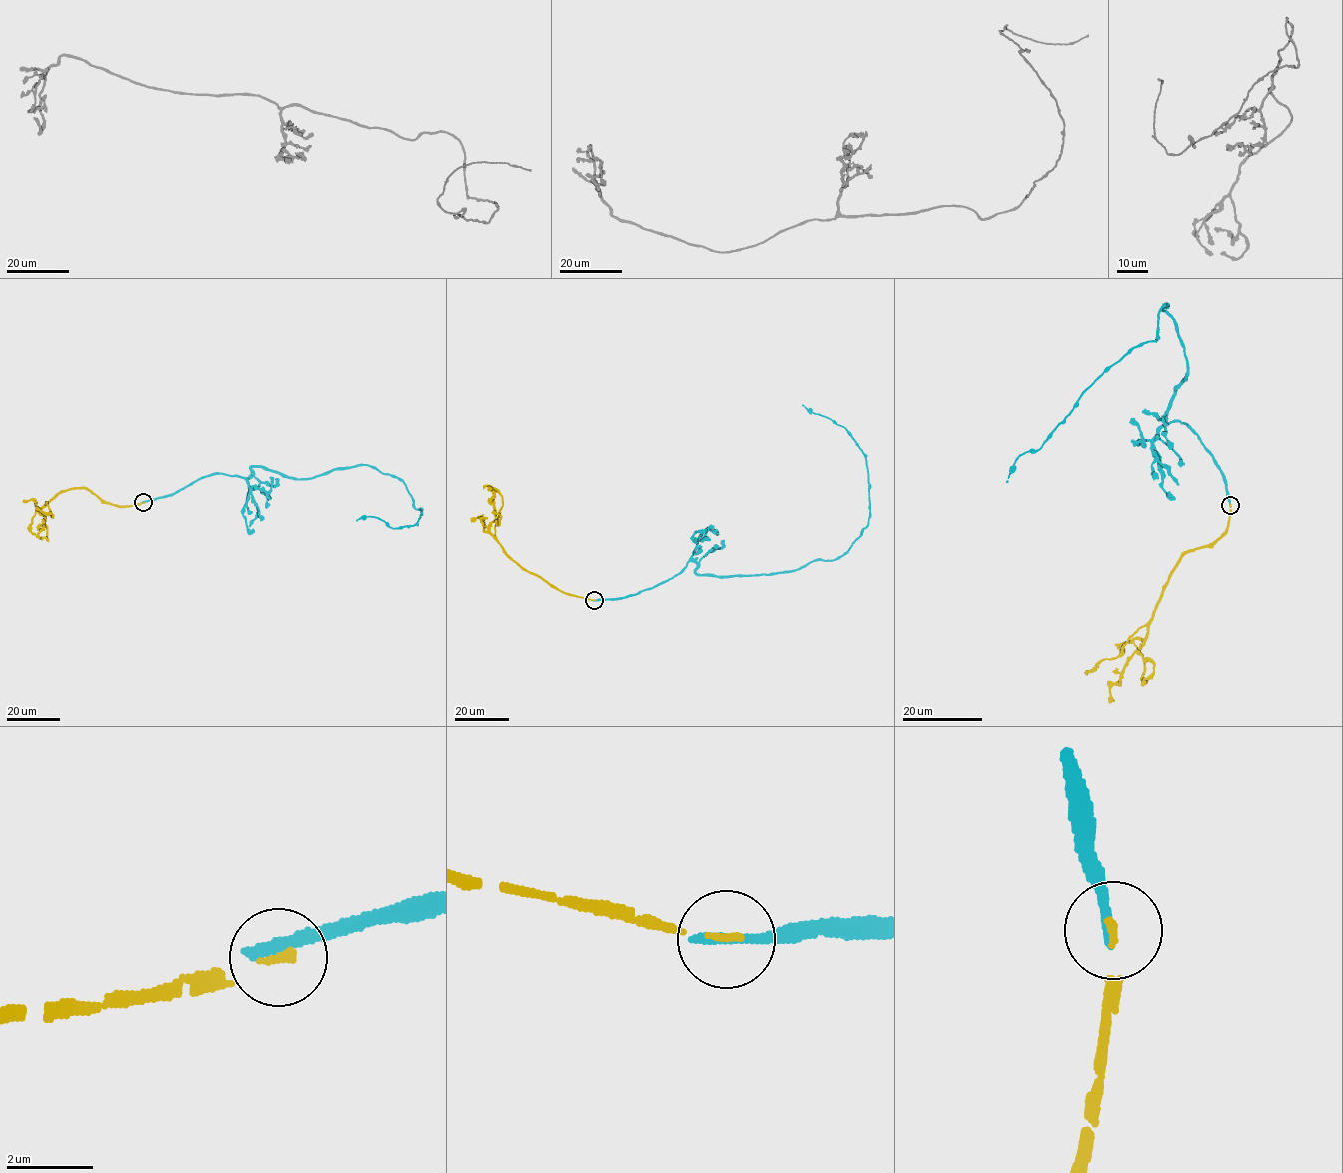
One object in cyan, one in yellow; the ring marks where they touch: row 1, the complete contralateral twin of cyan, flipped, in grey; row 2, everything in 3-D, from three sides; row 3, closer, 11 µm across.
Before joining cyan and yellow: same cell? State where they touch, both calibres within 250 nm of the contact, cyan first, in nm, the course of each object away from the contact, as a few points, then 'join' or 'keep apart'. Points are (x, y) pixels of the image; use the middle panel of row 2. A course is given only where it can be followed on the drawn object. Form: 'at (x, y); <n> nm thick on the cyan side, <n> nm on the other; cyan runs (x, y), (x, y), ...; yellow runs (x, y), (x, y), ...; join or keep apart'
at (594, 600); 300 nm thick on the cyan side, 150 nm on the other; cyan runs (593, 600), (651, 589), (690, 561), (697, 574), (753, 575), (845, 554), (869, 518), (865, 457), (803, 404); yellow runs (594, 600), (566, 594), (514, 561), (490, 531), (495, 512), (490, 501), (493, 492), (488, 487); keep apart

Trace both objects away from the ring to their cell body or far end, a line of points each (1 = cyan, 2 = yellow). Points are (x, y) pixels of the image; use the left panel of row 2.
1: (143, 502), (253, 466), (307, 479), (363, 464), (400, 480), (422, 509), (395, 528), (356, 520)
2: (143, 502), (115, 505), (84, 488), (66, 489), (40, 510), (45, 520), (39, 525), (42, 528), (36, 537)

